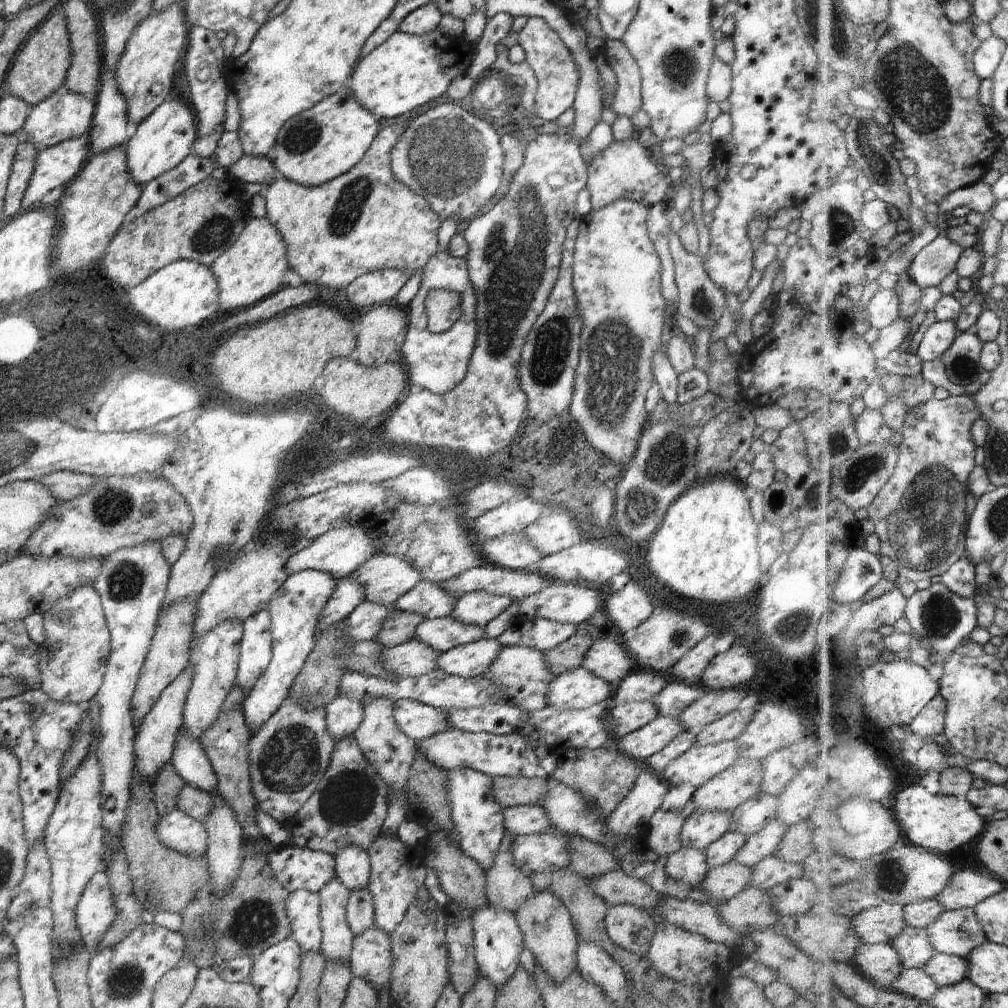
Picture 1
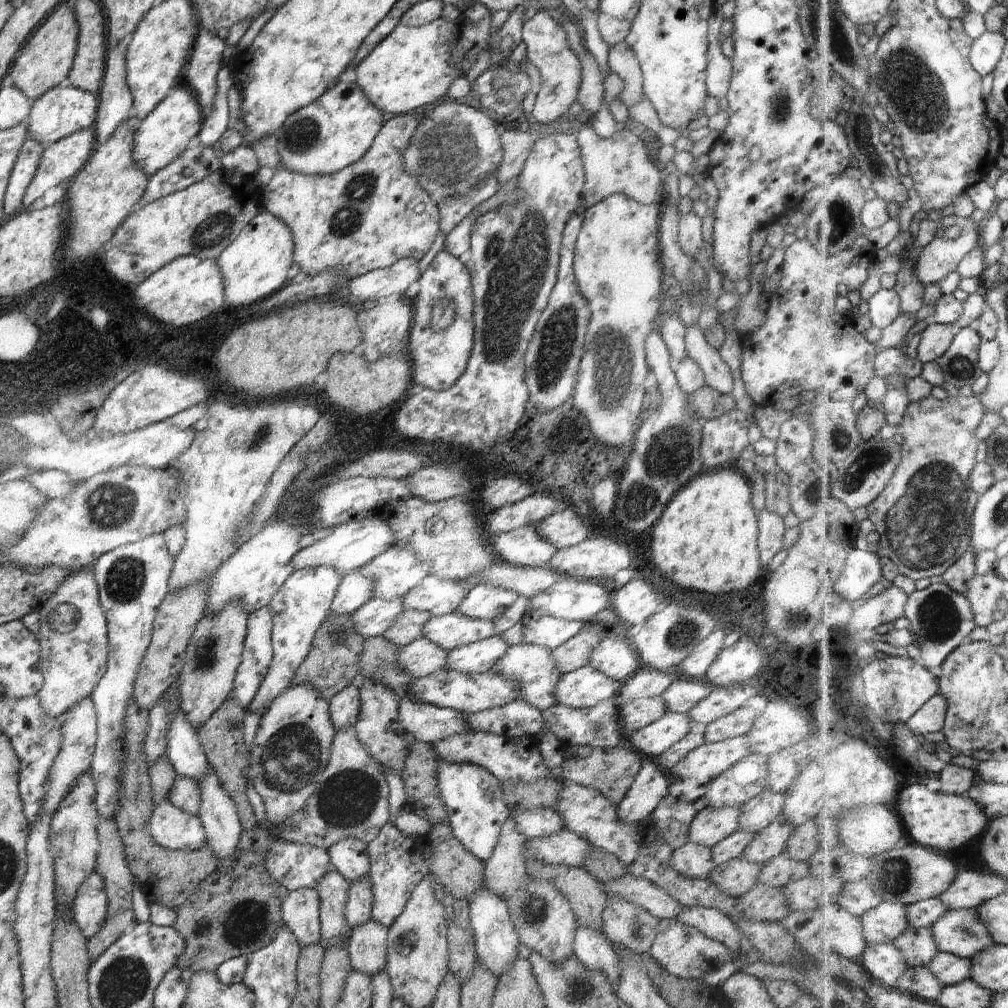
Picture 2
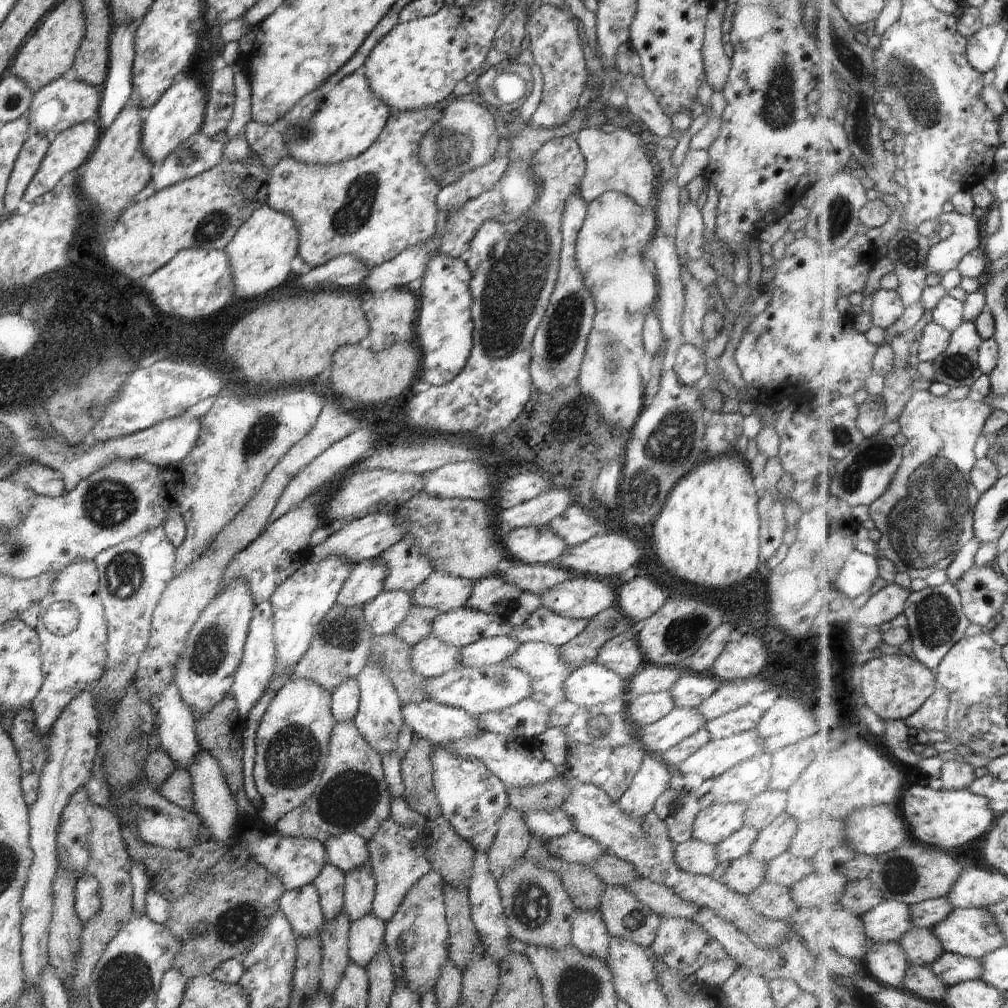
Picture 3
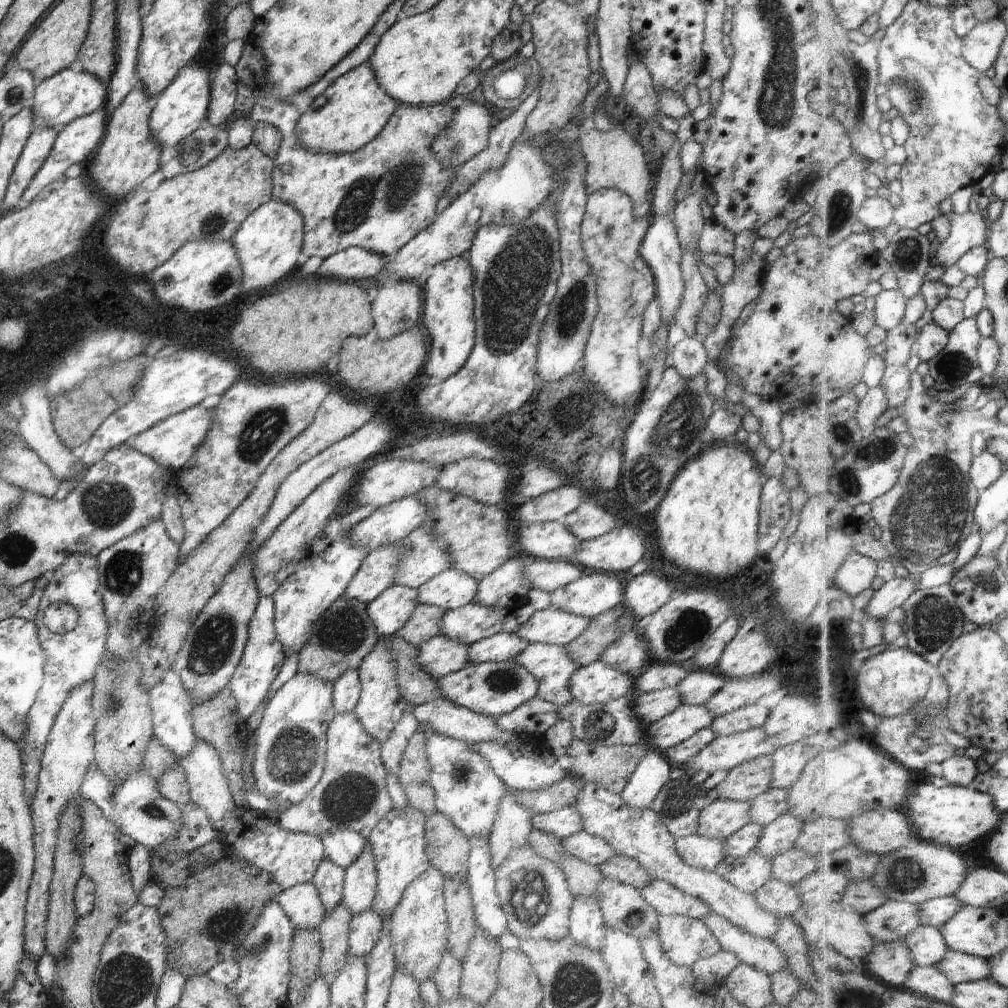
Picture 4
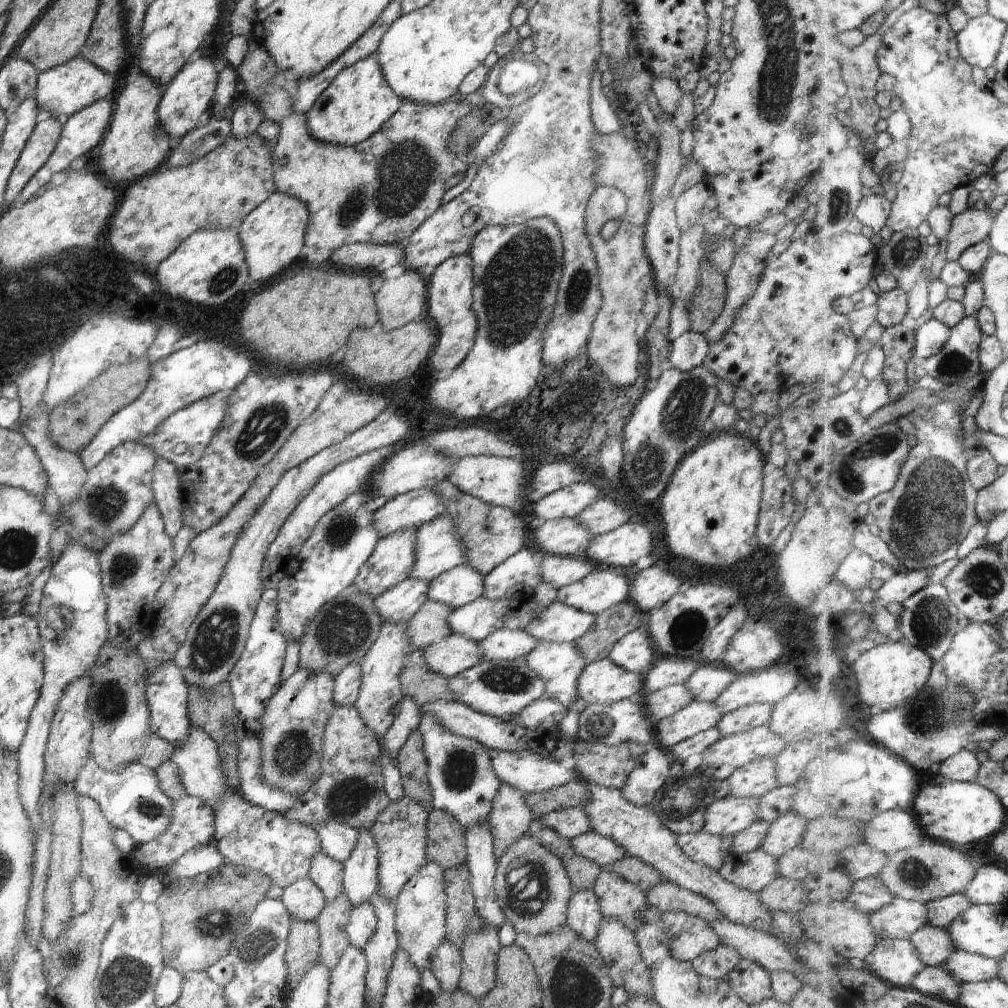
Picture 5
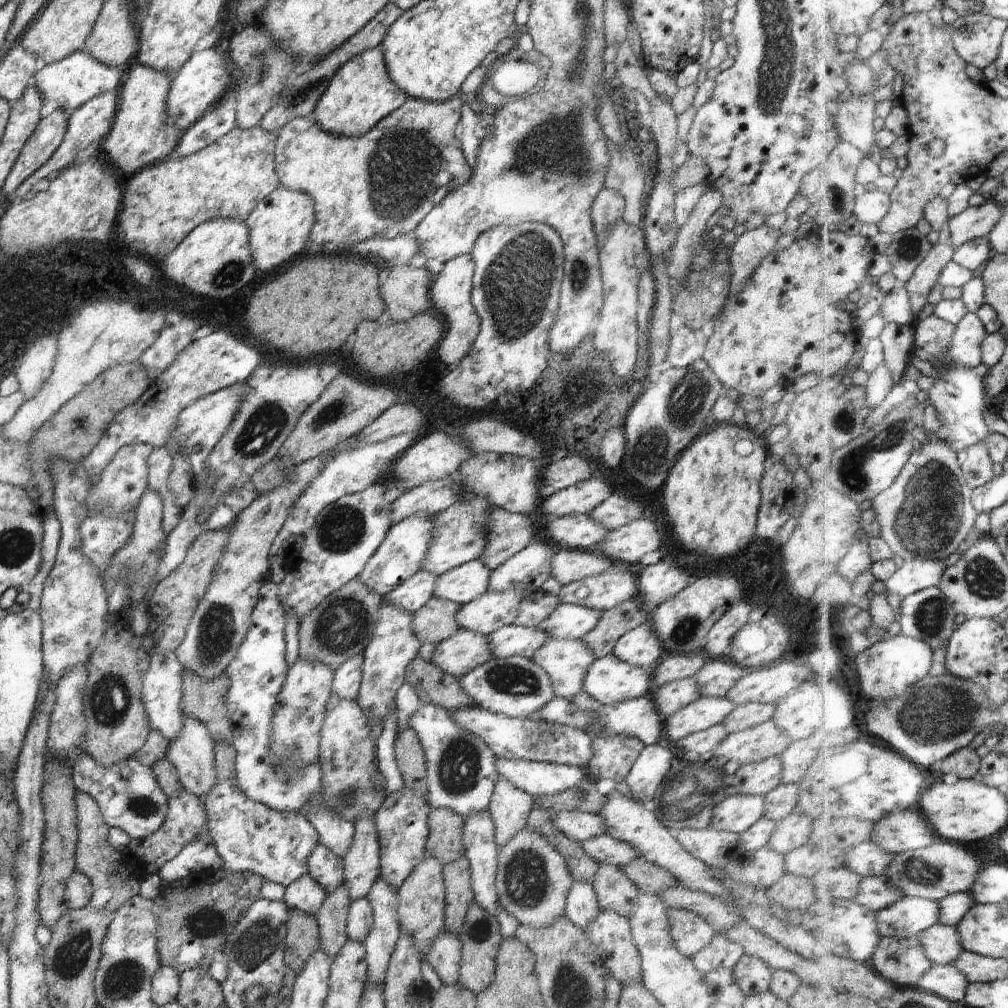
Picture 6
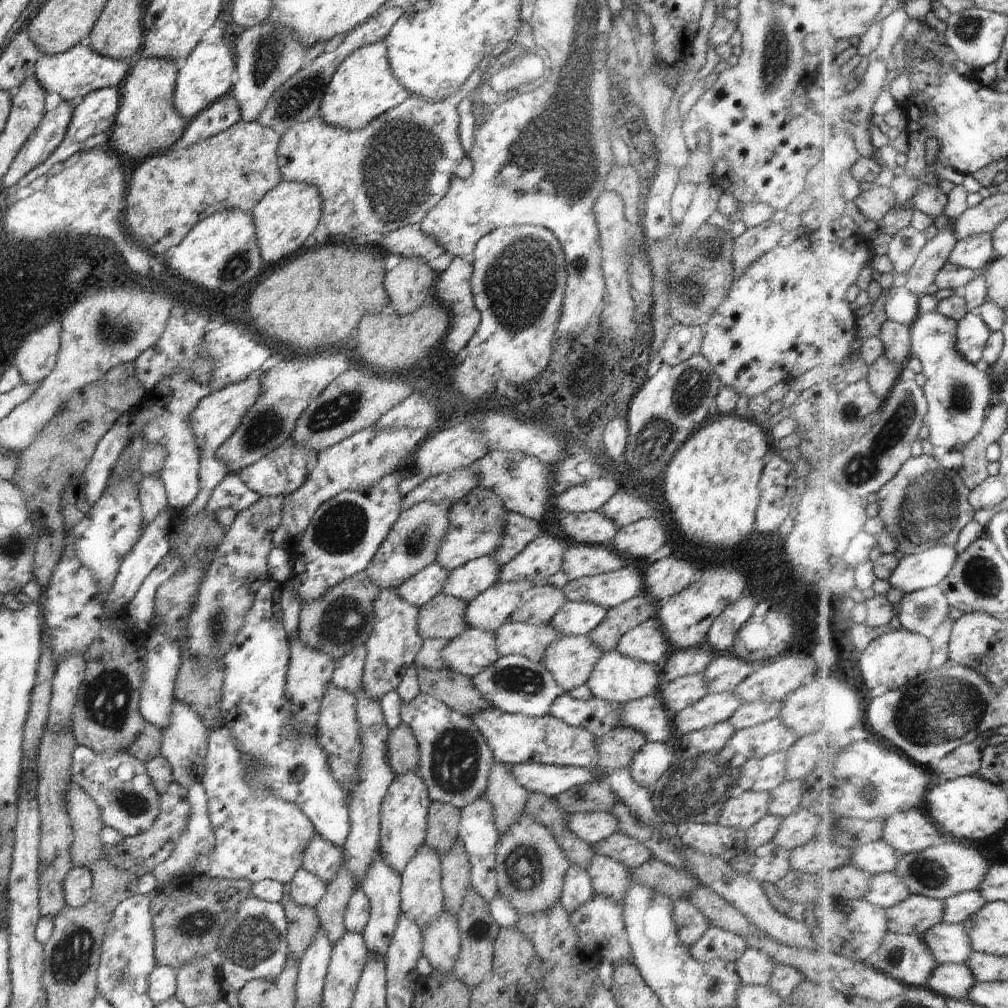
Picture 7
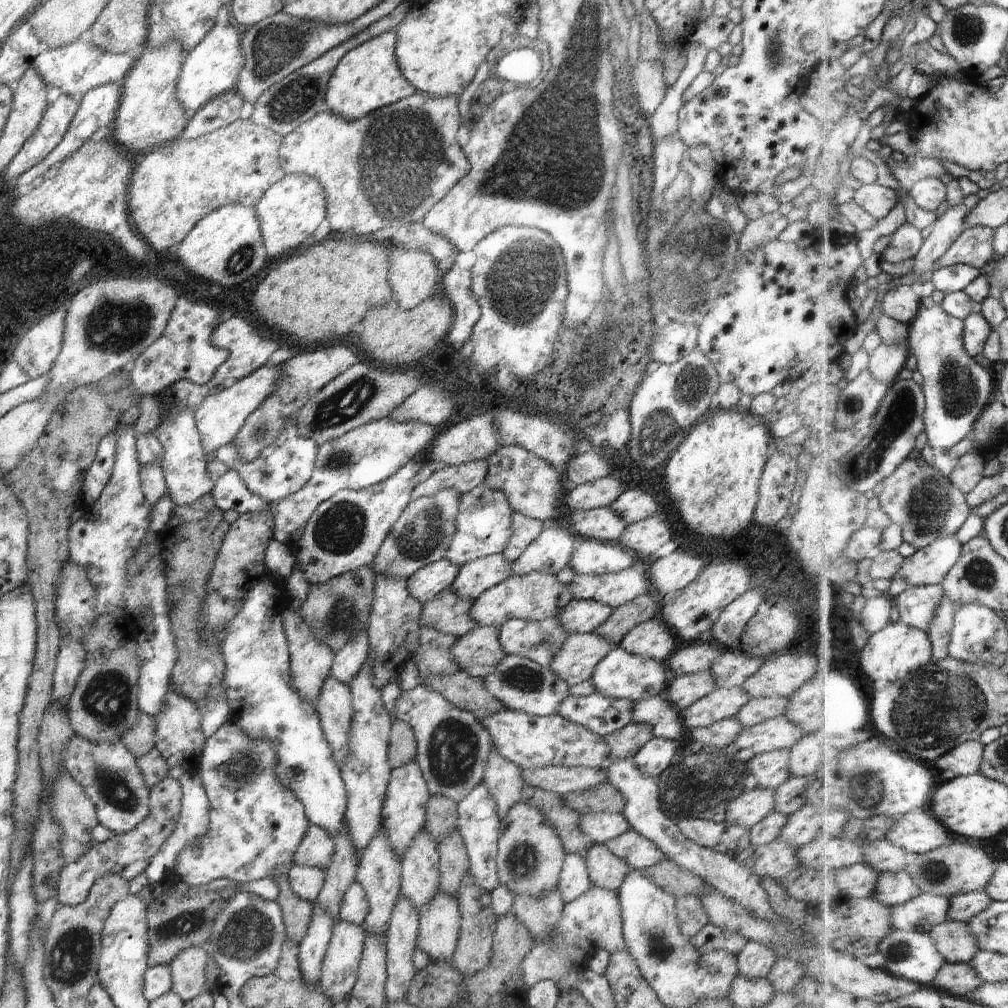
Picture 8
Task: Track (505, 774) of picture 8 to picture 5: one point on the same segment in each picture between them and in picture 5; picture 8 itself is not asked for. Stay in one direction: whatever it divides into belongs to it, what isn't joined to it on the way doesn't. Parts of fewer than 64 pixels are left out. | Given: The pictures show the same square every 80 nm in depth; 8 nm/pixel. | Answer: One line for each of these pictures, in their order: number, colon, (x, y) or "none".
5: (509, 820)
6: (509, 807)
7: (508, 797)

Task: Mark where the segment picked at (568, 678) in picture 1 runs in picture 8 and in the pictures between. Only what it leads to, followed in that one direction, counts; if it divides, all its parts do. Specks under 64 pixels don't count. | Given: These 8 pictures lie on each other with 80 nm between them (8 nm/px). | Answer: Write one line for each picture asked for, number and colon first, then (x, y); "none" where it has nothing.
2: (586, 687)
3: (593, 684)
4: (597, 682)
5: (603, 682)
6: (608, 680)
7: (615, 678)
8: (620, 675)

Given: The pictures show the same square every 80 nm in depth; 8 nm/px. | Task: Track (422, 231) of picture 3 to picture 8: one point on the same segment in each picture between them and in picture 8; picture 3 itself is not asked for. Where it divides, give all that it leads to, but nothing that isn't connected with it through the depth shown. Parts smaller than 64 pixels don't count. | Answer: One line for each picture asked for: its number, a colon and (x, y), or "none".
4: (378, 199)
5: (380, 191)
6: (382, 184)
7: (388, 175)
8: (420, 160)

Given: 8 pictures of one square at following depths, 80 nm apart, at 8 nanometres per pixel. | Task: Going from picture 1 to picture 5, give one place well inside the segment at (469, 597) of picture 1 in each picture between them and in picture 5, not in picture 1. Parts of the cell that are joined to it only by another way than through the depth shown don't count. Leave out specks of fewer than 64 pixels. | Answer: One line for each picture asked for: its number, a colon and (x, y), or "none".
2: (486, 602)
3: (492, 594)
4: (498, 589)
5: (521, 572)

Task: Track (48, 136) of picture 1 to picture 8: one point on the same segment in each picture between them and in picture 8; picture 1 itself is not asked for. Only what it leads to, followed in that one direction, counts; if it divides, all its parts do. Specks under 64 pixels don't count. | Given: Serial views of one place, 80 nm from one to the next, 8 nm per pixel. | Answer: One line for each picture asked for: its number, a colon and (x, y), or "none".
2: (64, 109)
3: (64, 102)
4: (72, 93)
5: (63, 91)
6: (76, 79)
7: (72, 75)
8: (80, 66)

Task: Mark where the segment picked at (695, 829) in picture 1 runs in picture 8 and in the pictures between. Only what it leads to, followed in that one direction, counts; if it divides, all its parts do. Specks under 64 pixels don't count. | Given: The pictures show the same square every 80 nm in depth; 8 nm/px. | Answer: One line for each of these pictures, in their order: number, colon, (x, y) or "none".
2: (711, 825)
3: (719, 821)
4: (721, 819)
5: (728, 816)
6: (736, 813)
7: (741, 812)
8: (748, 809)

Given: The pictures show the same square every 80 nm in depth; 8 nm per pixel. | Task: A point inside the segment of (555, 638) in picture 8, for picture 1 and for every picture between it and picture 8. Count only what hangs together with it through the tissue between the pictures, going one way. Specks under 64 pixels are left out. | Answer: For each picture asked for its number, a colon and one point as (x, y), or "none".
1: (470, 660)
2: (481, 656)
3: (490, 651)
4: (500, 647)
5: (503, 645)
6: (511, 640)
7: (513, 638)

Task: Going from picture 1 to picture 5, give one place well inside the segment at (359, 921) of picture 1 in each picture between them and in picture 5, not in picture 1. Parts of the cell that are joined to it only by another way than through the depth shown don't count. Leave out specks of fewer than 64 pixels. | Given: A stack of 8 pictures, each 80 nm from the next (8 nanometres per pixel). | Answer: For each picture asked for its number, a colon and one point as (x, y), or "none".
2: (358, 907)
3: (360, 888)
4: (360, 885)
5: (360, 876)

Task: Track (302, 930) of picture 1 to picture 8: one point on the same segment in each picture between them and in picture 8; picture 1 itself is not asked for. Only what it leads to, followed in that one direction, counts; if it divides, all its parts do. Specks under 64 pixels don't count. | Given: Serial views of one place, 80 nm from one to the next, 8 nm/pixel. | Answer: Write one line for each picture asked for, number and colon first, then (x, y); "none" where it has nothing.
2: (300, 909)
3: (302, 907)
4: (301, 903)
5: (304, 901)
6: (305, 895)
7: (305, 889)
8: (306, 882)

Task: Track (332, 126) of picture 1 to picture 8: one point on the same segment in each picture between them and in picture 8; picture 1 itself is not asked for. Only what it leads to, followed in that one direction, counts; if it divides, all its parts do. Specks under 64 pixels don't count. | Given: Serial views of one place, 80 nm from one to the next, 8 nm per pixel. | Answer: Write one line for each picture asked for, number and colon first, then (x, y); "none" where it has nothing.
2: (338, 128)
3: (350, 117)
4: (351, 113)
5: (357, 103)
6: (360, 94)
7: (363, 87)
8: (367, 78)

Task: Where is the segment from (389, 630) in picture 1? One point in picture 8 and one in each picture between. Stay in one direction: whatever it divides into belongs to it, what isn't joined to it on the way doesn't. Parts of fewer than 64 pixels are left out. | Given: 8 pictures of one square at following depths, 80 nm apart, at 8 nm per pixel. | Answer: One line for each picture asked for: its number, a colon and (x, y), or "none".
2: (408, 627)
3: (418, 624)
4: (423, 624)
5: (430, 624)
6: (434, 622)
7: (443, 617)
8: (448, 613)

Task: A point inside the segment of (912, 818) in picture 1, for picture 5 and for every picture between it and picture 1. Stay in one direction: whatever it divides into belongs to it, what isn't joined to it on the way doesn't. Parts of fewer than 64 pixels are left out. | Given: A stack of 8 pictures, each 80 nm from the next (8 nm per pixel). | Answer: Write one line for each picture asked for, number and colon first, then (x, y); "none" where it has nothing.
2: (938, 820)
3: (947, 818)
4: (953, 815)
5: (960, 813)

